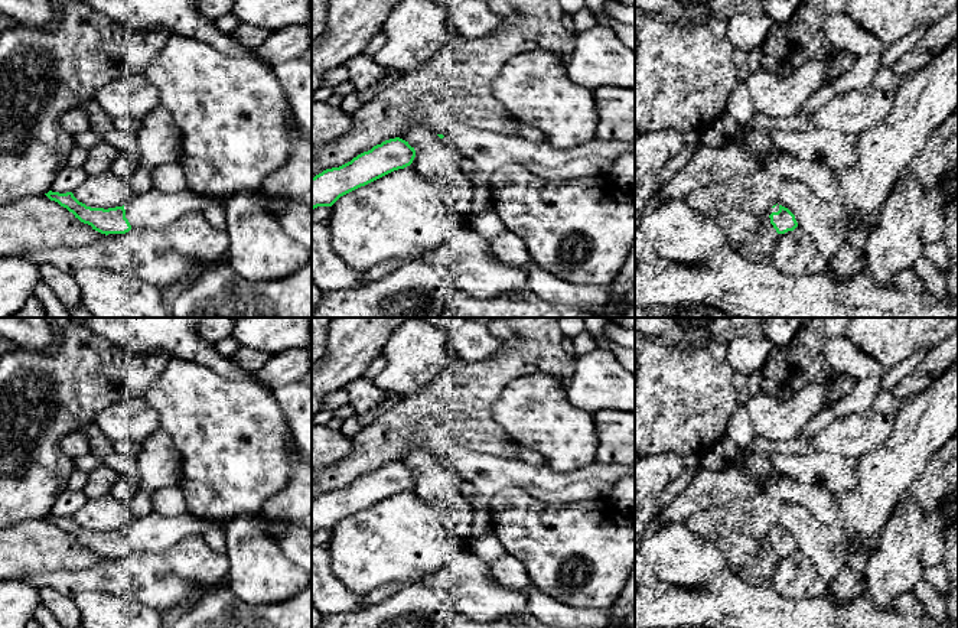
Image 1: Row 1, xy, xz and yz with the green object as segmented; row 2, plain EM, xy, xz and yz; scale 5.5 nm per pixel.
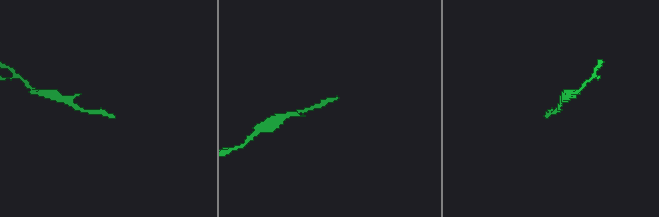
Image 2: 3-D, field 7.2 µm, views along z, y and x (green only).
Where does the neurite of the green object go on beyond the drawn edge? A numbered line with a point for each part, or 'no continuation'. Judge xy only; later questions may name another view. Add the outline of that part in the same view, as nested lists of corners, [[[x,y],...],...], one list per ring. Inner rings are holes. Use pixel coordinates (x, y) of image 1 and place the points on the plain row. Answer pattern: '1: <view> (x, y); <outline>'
1: xy (155, 531); [[[154,510],[124,527],[131,551],[149,553],[164,551],[186,537],[203,537],[206,531],[208,524],[189,513],[163,515]]]

